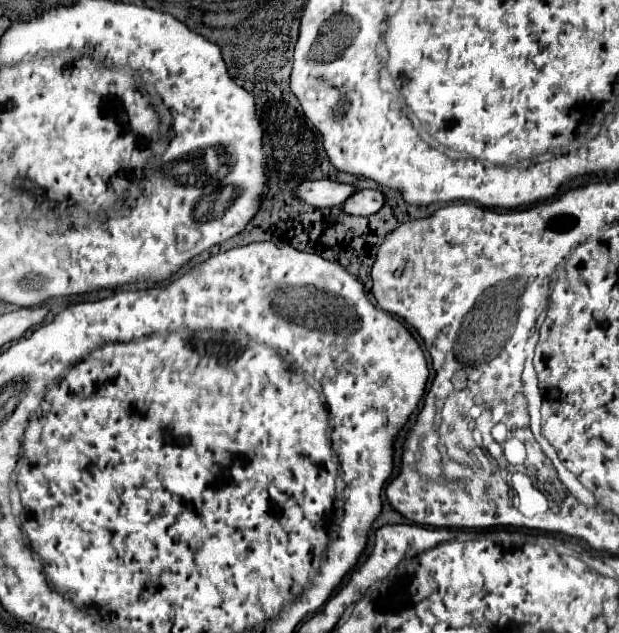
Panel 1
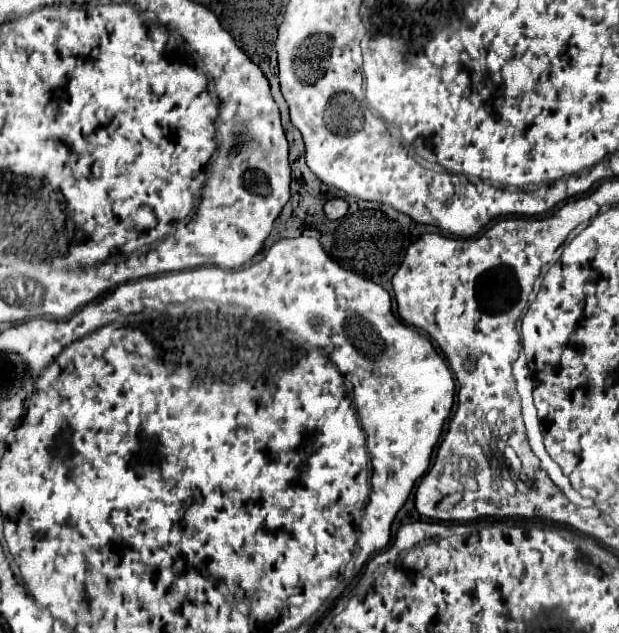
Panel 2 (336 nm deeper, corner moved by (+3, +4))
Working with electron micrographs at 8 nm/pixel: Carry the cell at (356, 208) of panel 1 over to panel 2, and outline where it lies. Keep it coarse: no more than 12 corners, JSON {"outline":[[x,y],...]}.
{"outline":[[330,199],[324,205],[328,219],[340,219],[348,211],[344,199]]}

